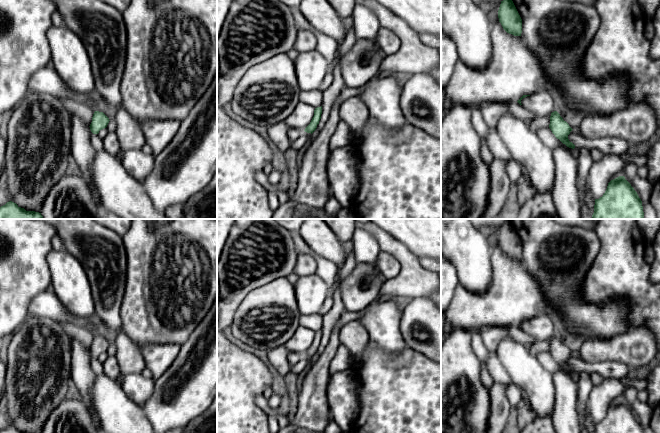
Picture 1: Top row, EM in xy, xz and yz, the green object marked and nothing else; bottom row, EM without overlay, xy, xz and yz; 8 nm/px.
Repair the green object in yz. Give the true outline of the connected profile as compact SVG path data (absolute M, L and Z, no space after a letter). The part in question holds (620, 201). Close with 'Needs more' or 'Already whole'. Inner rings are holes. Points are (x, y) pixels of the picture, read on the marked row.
M624 176L611 180L603 196L595 199L592 219L644 219L642 201Z. Already whole

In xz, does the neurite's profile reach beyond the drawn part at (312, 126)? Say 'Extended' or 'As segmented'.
As segmented

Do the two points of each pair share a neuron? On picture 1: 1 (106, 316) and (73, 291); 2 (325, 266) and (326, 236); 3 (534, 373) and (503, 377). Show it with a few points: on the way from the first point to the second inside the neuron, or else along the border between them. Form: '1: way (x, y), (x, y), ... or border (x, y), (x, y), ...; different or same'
1: border (89, 284), (94, 313); different
2: border (306, 244), (315, 253), (338, 266); different
3: border (498, 355), (512, 381); different

